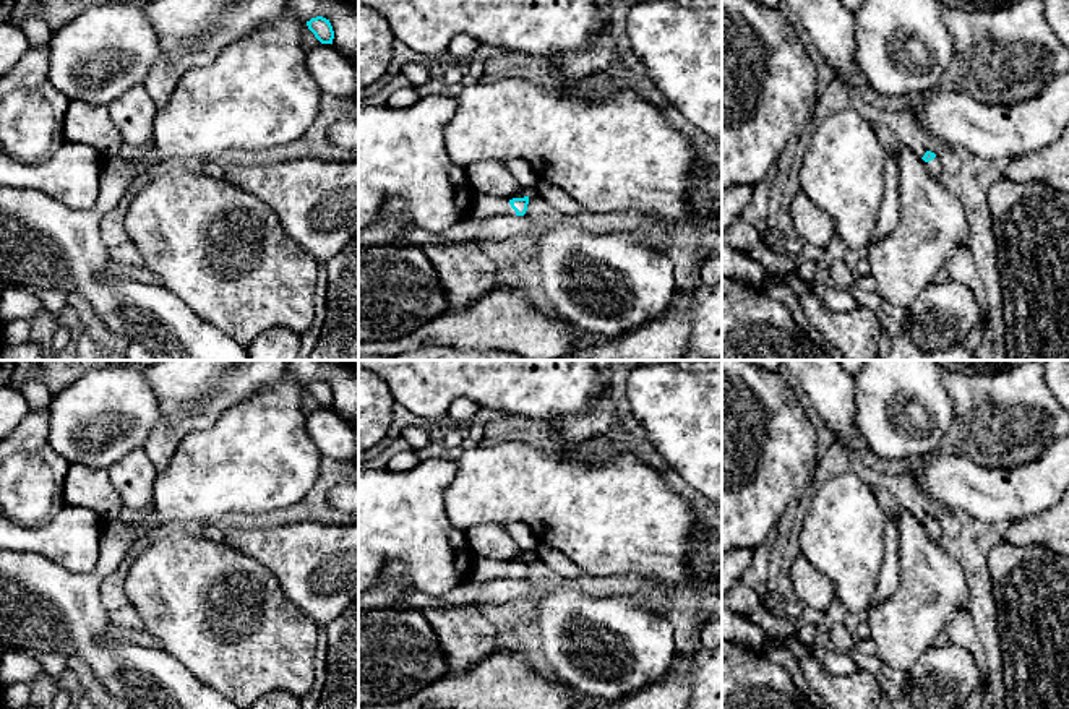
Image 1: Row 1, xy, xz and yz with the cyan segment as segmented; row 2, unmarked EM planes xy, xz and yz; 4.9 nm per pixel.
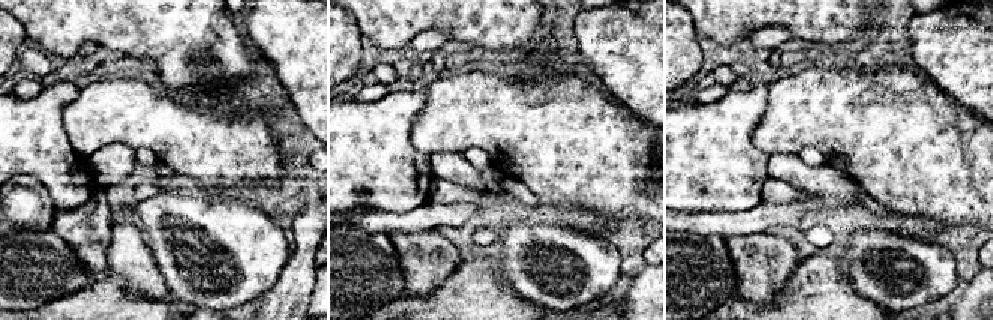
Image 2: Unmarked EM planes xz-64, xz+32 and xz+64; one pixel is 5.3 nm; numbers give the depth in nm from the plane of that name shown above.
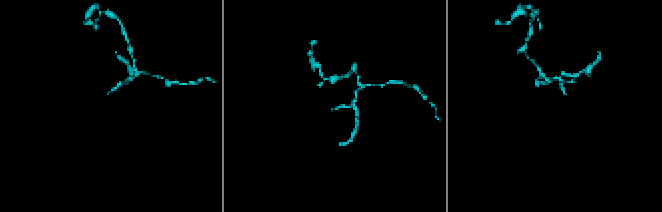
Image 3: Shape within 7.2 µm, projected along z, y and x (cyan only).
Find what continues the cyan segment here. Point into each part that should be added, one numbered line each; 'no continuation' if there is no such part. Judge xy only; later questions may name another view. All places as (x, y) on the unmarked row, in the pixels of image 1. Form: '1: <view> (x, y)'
no continuation

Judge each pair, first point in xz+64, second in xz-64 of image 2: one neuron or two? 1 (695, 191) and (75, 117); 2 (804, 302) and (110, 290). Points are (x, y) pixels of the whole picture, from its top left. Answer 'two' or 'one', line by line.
1: two
2: one

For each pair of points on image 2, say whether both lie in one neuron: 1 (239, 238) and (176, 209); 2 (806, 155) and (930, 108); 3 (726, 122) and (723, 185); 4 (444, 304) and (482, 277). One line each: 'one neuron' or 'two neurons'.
1: one neuron
2: two neurons
3: one neuron
4: one neuron

